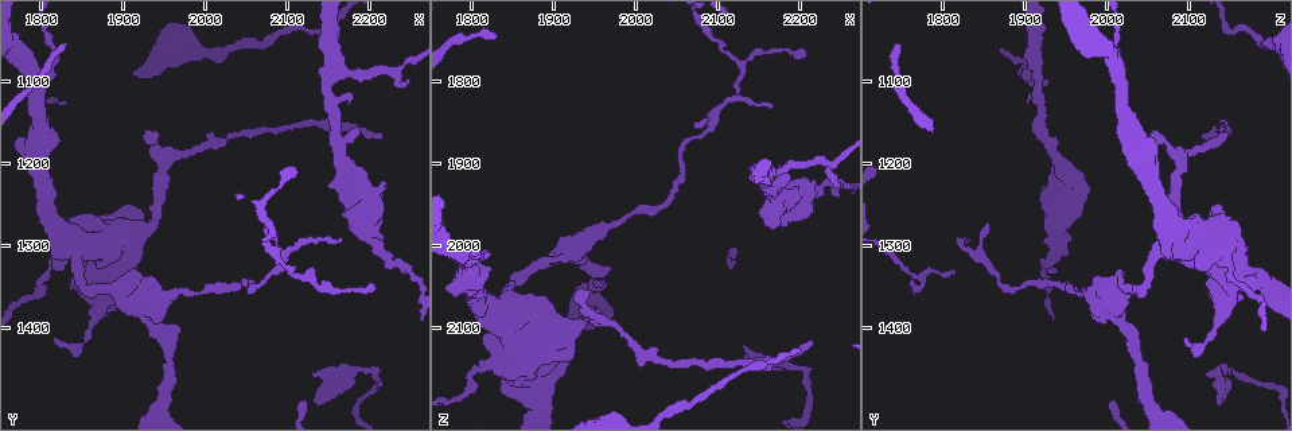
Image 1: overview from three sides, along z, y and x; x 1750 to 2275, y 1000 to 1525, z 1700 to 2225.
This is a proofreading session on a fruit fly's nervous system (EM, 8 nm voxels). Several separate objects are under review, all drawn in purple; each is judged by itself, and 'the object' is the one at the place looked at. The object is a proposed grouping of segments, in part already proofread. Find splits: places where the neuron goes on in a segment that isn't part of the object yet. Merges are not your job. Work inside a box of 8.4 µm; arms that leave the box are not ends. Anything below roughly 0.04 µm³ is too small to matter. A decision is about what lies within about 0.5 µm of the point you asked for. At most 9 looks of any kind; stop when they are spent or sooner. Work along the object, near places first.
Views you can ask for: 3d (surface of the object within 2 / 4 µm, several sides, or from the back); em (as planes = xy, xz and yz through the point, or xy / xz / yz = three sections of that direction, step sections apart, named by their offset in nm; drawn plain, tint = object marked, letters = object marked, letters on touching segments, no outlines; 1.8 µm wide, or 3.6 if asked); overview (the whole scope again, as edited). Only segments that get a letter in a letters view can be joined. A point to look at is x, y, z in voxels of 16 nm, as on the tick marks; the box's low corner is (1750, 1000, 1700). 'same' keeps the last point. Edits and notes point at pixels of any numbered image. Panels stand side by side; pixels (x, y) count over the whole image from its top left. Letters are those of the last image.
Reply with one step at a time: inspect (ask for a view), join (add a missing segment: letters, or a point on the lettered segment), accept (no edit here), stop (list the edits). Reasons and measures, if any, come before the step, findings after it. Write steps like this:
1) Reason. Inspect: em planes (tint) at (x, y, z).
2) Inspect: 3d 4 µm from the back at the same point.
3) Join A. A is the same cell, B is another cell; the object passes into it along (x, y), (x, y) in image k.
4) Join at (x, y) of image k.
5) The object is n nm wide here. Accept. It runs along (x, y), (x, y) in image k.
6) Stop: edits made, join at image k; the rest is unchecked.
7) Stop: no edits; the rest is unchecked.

An open end. Inspect: 3d 4 µm at (1915, 1330, 2015).

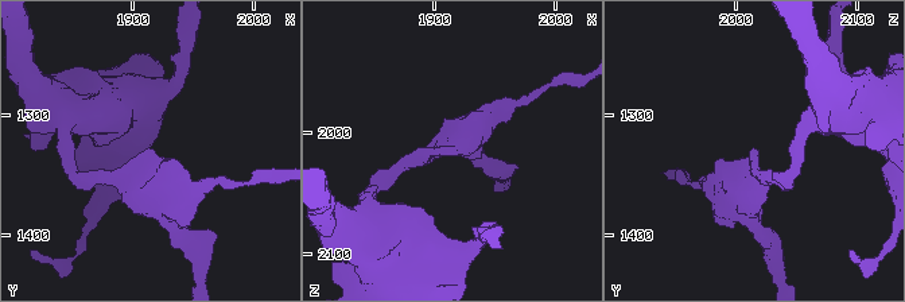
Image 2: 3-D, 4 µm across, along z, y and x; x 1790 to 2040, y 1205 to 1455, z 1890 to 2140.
Need the tissue. Inspect: em yz step 4 (letters) at (1916, 1326, 2014).

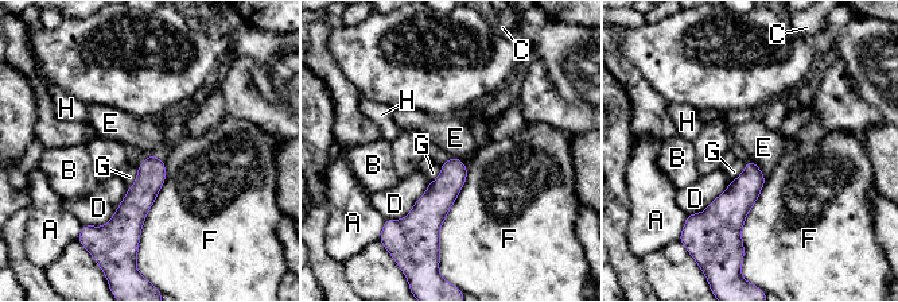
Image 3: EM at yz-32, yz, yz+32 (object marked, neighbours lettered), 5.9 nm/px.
Inspect: em planes (letters) at the same point.

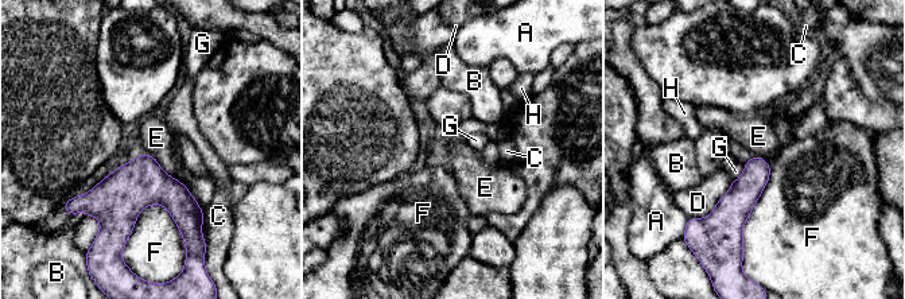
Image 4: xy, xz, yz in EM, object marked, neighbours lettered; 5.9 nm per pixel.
Accept. A, B, C, D, E, F, G and H are other cells; a border runs along (144, 152), (177, 178), (202, 210) in image 4; no lettered segment goes on from it.

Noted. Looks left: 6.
Inspect: 3d 4 µm at (1855, 1310, 2175).

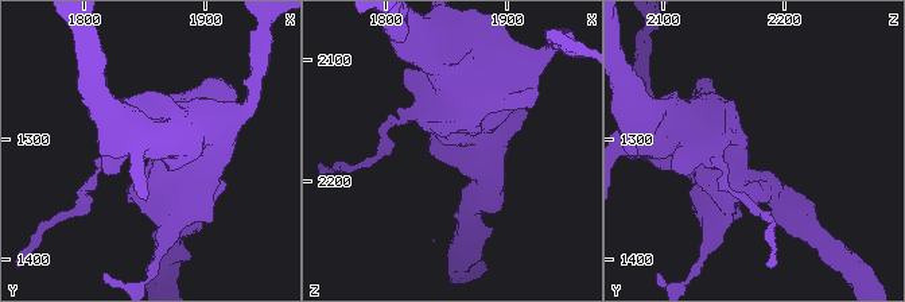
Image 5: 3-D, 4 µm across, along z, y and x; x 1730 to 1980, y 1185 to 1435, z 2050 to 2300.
Shape alone is not enough. Inspect: em 3.6 µm planes (plain) at (1854, 1310, 2168).

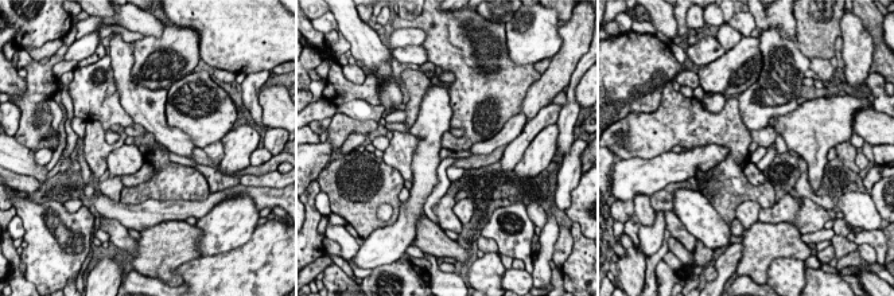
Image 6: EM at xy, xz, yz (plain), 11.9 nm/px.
See the neighbours. Inspect: em 3.6 µm planes (letters) at the same point.

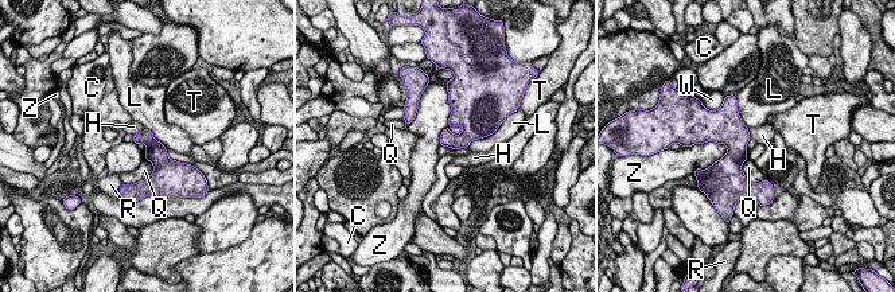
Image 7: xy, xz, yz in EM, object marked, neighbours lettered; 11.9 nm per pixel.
Accept. C, H, L, Q, R, T, W and Z are other cells; a border runs along (726, 144), (727, 151), (705, 168) in image 7; no lettered segment goes on from it.

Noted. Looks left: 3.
Tapers out. Inspect: 3d 4 µm at (2215, 1165, 2120).

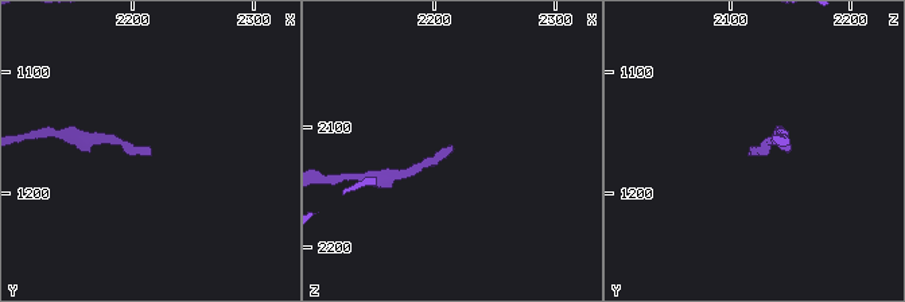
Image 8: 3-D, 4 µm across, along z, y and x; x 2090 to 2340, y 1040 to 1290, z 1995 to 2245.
Inspect: em yz step 8 (letters) at (2216, 1172, 2118).

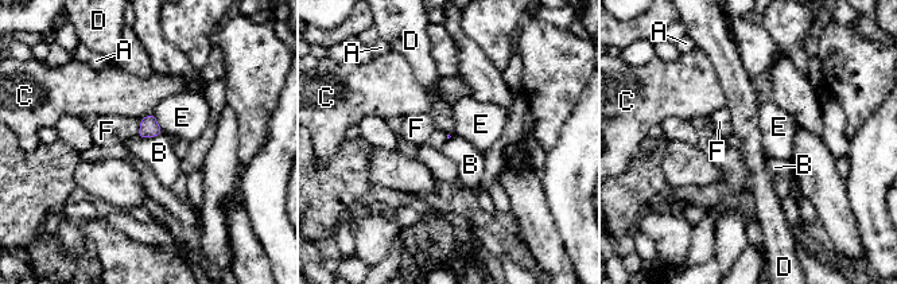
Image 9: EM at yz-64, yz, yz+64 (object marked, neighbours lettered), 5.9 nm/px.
Cut it another way. Inspect: em planes (letters) at the same point.

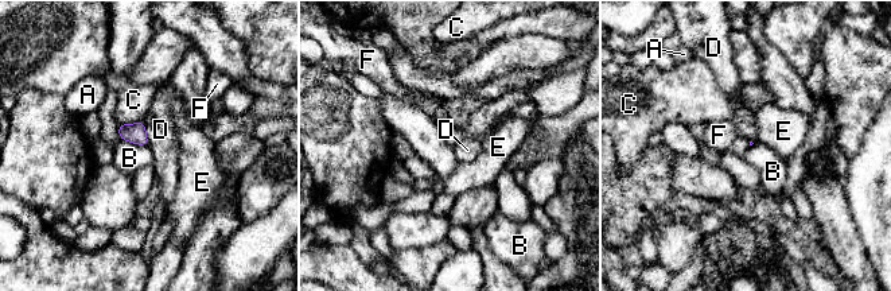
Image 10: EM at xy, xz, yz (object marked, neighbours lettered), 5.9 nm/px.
Accept. A, B, C, D, E and F are other cells; a border runs along (121, 139), (148, 146) in image 10; no lettered segment goes on from it.

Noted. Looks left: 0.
Stop: no edits; the rest is unchecked.

